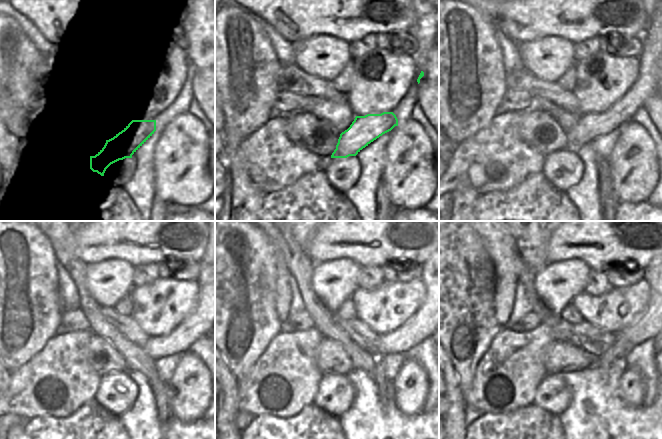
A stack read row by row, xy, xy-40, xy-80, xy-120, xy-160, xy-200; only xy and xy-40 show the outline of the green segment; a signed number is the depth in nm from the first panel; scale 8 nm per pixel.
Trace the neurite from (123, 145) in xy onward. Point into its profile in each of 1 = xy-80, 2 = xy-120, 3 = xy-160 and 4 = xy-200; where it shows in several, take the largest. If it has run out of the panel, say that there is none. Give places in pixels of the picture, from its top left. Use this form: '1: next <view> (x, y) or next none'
1: next xy-80 (589, 127)
2: next xy-120 (179, 342)
3: next xy-160 (399, 341)
4: next xy-200 (642, 329)

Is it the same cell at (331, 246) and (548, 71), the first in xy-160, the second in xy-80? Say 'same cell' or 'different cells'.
different cells

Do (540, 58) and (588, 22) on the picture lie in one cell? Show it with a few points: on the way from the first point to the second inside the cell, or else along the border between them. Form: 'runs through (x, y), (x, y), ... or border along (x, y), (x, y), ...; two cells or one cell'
border along (542, 37), (560, 36), (574, 43); two cells

